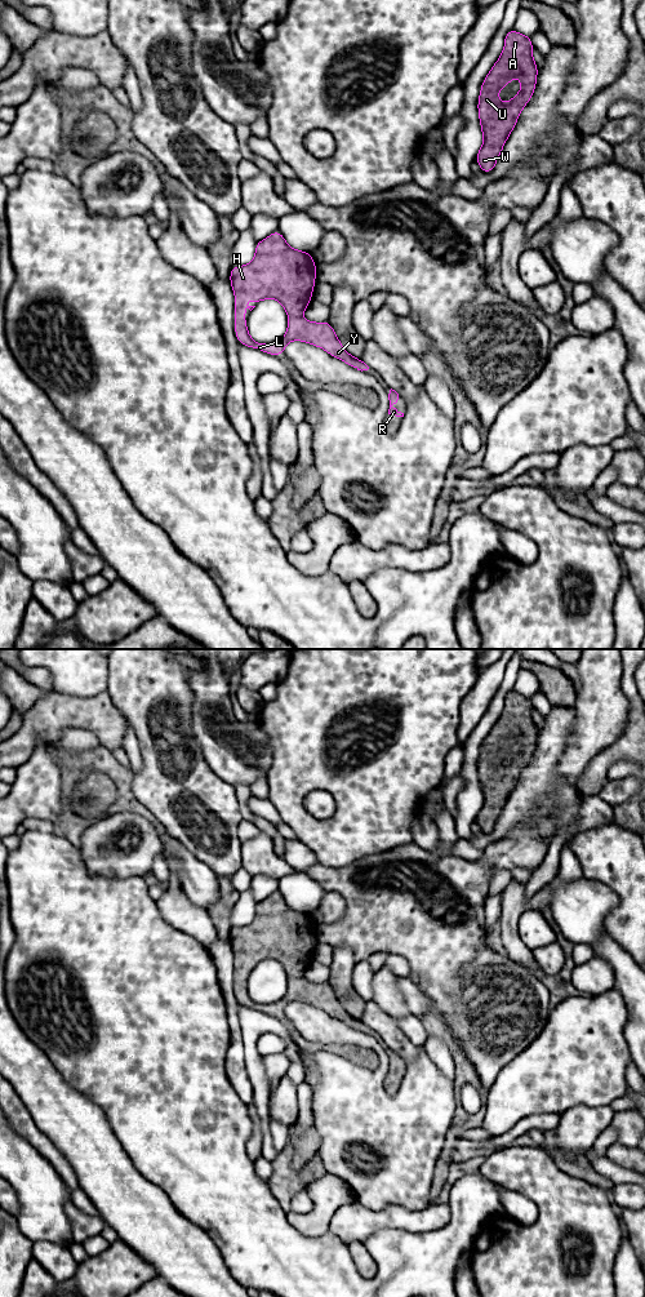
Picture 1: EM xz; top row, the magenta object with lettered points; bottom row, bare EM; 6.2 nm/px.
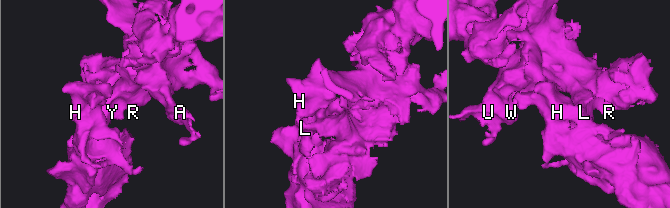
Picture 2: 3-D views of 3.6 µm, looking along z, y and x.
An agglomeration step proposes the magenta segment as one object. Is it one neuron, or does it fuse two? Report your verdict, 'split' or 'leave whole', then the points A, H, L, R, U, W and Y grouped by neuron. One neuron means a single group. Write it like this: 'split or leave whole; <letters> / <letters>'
leave whole; A H L R U W Y

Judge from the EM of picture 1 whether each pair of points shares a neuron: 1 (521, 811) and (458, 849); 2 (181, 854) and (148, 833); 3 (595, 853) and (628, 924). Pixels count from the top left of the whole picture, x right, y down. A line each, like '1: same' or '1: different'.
1: different
2: different
3: same

